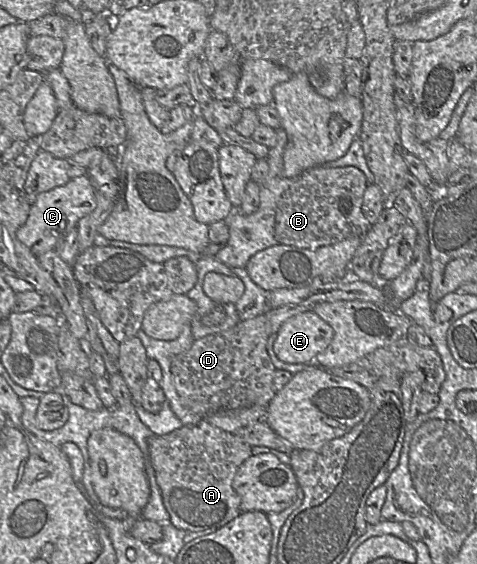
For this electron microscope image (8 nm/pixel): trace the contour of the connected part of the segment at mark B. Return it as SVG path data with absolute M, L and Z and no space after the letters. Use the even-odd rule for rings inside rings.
M318 165L304 171L283 193L275 216L275 238L279 244L316 249L352 237L363 238L371 224L362 213L365 189L369 185L365 174L356 167L326 167Z

